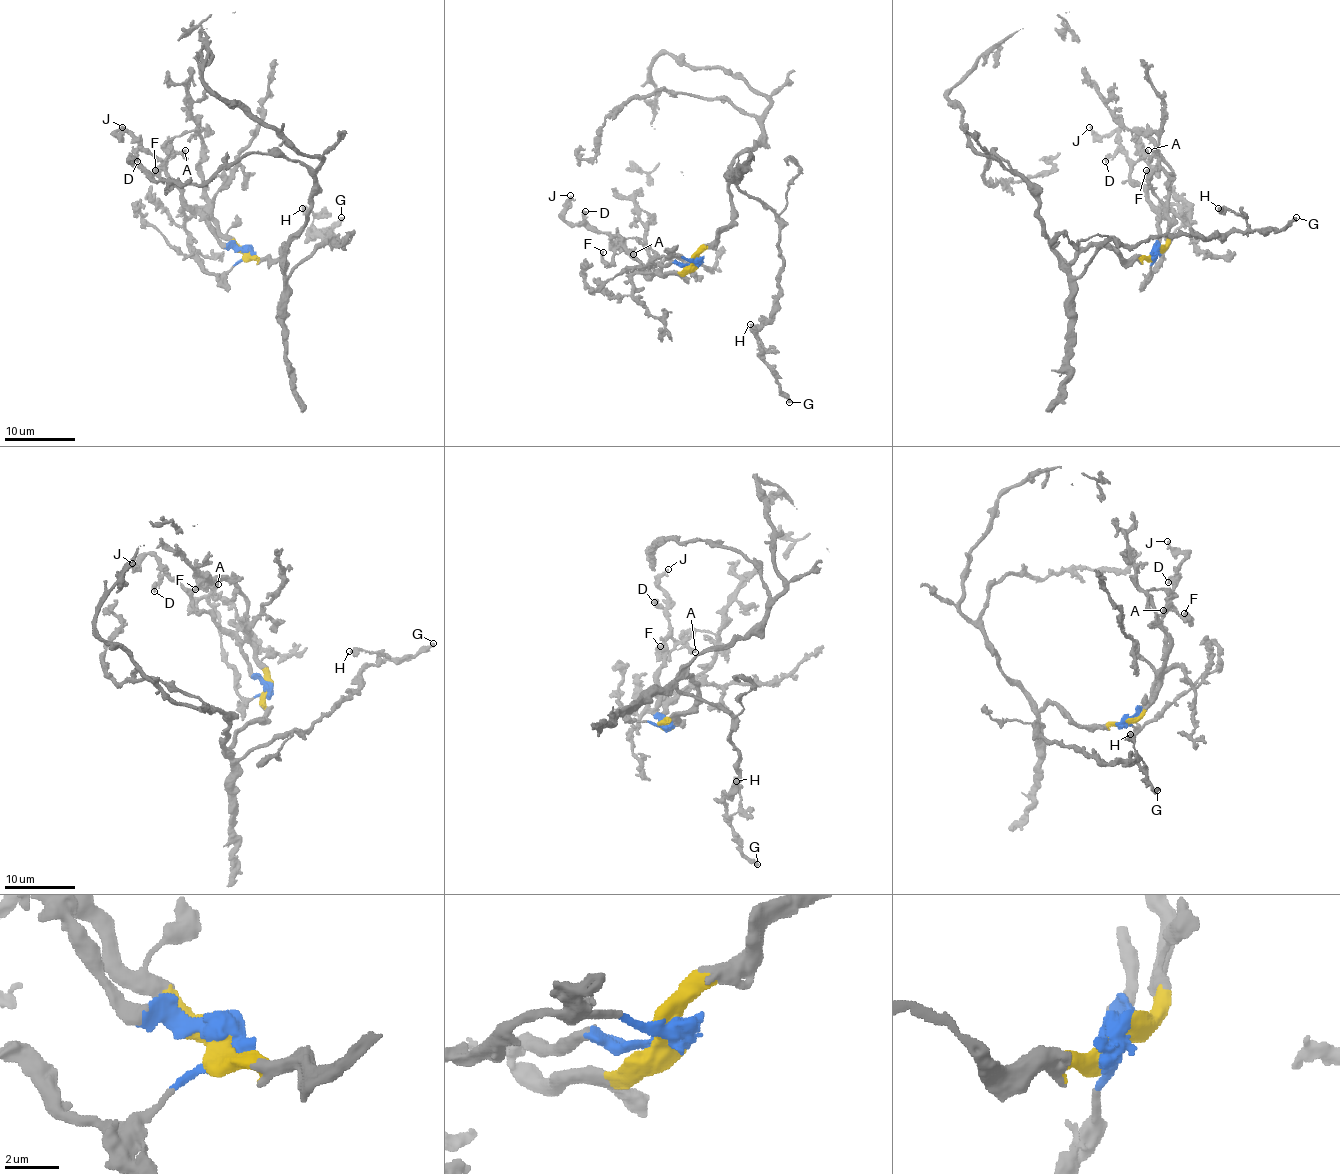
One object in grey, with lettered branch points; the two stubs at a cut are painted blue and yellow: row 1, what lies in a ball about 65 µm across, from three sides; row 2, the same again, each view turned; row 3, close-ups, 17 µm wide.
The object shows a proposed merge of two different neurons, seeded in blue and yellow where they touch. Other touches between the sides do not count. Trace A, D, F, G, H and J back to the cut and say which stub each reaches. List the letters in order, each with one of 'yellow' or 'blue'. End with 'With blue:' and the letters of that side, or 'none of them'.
A: blue
D: blue
F: blue
G: yellow
H: yellow
J: blue
With blue: A, D, F, J

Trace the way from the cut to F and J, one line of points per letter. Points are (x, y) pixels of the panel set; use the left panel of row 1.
F: (246, 250), (228, 249), (195, 211), (168, 172), (165, 160), (156, 171)
J: (246, 250), (228, 249), (186, 203), (161, 163), (126, 132), (117, 135), (122, 126)

